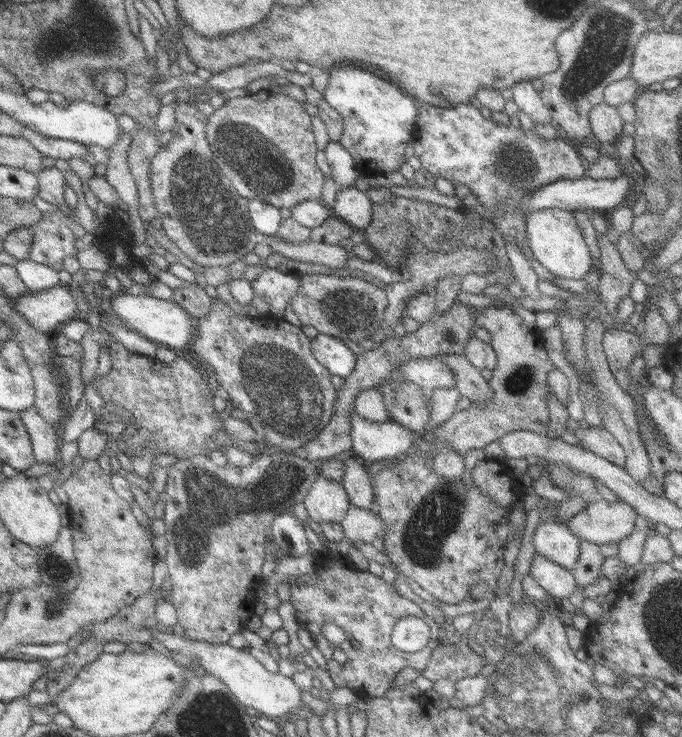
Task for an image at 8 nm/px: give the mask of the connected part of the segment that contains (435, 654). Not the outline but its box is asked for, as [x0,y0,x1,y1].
[421,638,490,682]

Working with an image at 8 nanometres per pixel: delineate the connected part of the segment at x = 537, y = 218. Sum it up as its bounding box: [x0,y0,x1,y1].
[526,208,595,280]

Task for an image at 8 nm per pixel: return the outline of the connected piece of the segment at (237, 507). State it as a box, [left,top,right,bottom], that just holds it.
[162,450,321,644]

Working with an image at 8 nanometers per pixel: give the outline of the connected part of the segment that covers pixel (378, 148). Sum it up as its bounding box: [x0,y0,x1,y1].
[323,67,418,177]

